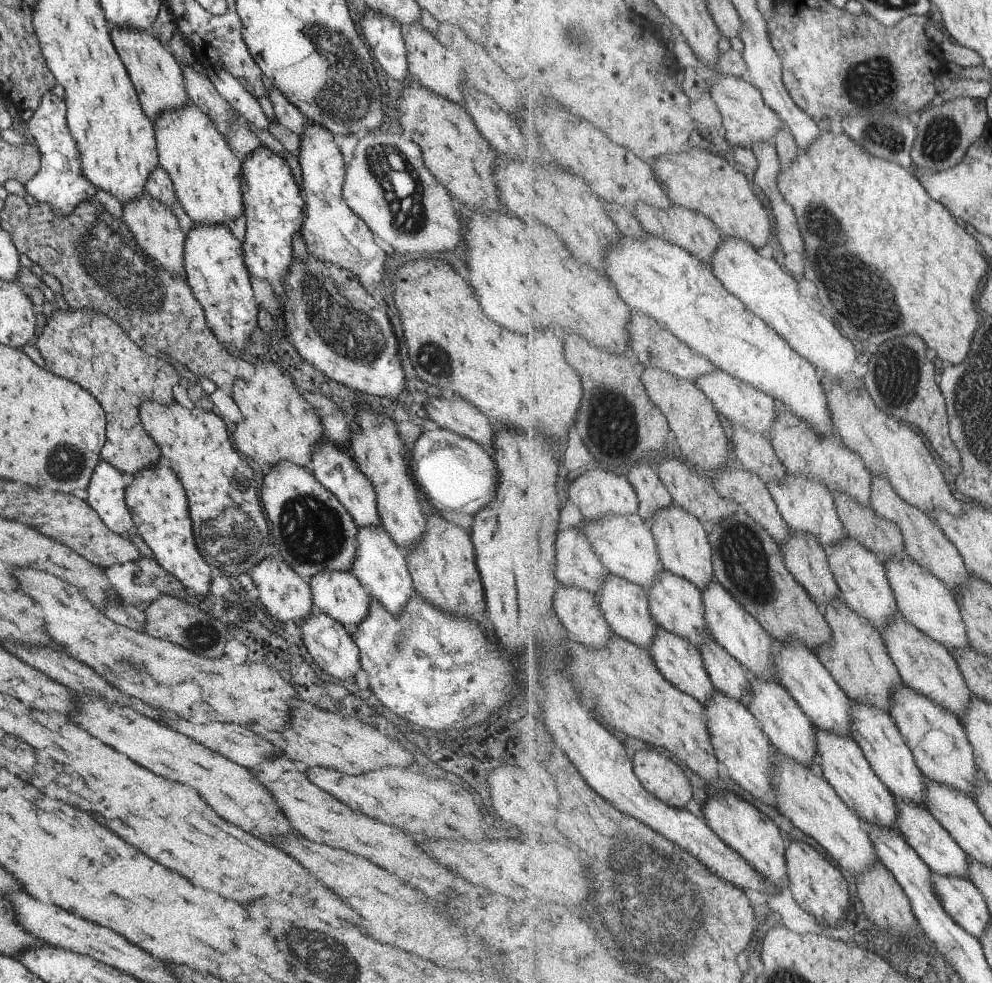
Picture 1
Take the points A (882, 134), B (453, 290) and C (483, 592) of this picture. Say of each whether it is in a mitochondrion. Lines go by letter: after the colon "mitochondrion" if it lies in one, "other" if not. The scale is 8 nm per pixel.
A: mitochondrion
B: other
C: other

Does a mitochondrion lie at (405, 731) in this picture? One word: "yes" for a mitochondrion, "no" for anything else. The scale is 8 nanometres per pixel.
no

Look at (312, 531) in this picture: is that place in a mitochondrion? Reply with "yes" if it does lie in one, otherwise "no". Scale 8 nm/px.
yes

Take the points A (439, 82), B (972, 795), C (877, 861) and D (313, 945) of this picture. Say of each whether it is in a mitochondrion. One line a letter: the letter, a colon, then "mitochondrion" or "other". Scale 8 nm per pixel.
A: other
B: other
C: other
D: mitochondrion

